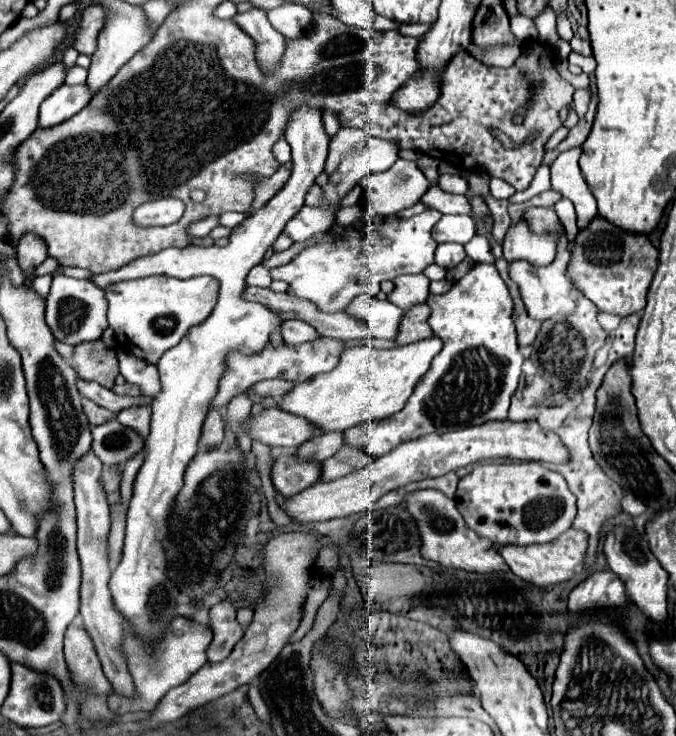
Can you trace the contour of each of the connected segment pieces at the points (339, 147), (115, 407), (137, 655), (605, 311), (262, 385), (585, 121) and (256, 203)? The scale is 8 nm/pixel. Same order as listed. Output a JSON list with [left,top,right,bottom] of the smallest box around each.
[[325,128,367,174],[77,380,151,414],[109,618,213,716],[567,214,657,337],[253,380,295,398],[543,98,597,166],[247,166,291,216]]

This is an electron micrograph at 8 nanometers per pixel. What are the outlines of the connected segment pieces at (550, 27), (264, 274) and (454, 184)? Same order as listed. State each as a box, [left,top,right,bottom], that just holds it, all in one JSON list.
[[535,8,559,46],[247,266,271,286],[439,174,468,194]]

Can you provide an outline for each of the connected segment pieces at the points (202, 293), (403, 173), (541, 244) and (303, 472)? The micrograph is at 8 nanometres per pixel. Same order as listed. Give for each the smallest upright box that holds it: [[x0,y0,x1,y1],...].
[[105,276,219,364],[359,158,429,215],[503,220,557,266],[273,456,321,498]]

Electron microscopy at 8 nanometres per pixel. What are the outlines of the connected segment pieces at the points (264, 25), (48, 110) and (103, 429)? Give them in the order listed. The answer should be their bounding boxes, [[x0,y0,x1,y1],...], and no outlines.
[[235,8,285,70],[39,84,93,128],[93,420,143,466]]

